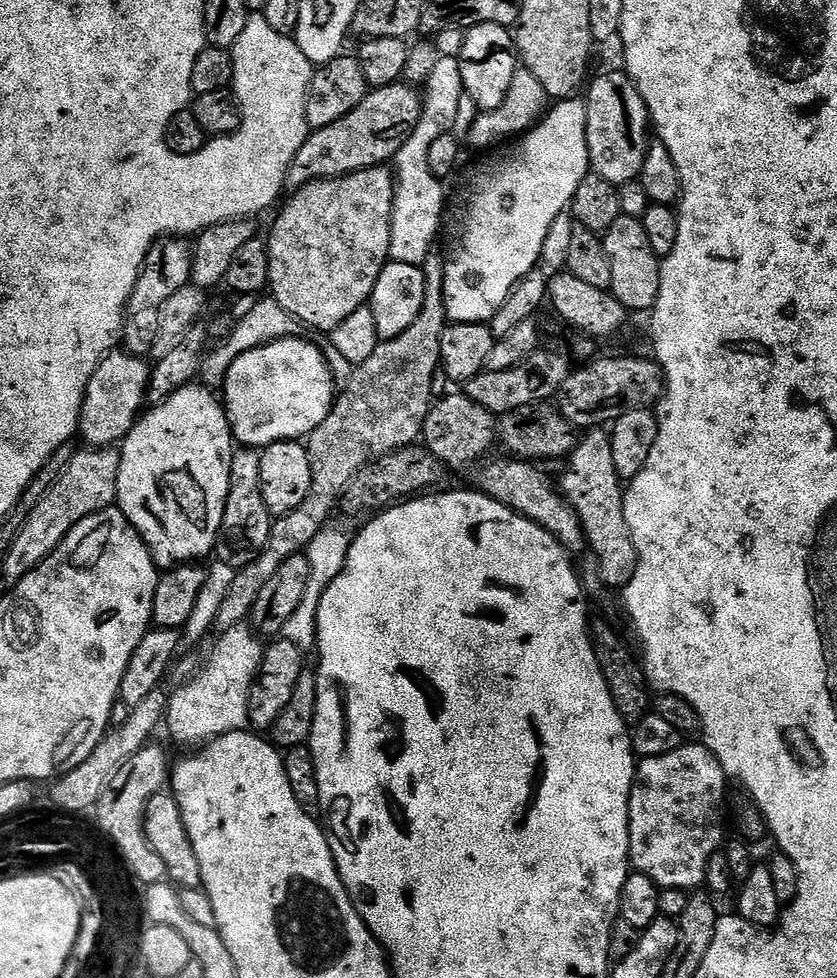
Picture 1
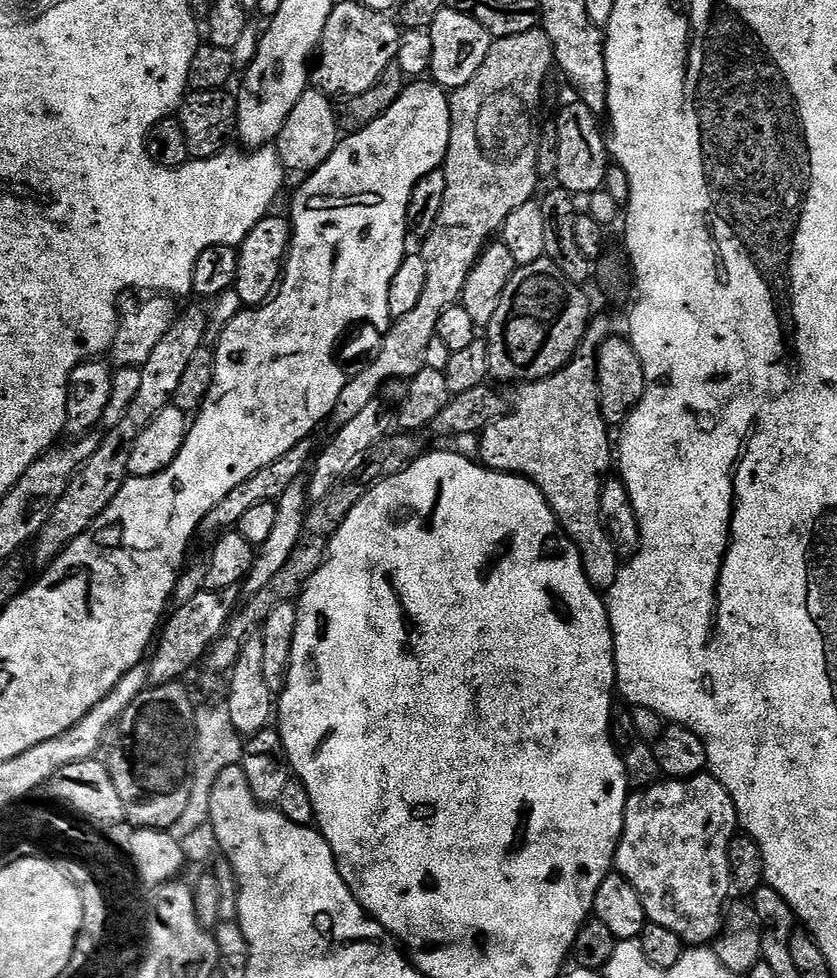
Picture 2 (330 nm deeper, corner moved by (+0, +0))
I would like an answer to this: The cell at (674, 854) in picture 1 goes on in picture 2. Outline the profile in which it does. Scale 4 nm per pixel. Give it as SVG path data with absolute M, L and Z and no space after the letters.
M701 774L698 776L691 776L689 780L673 780L671 778L661 779L659 784L655 784L654 786L650 786L649 788L641 788L639 790L633 791L628 798L628 805L626 806L626 810L624 811L624 833L620 836L620 844L616 847L616 859L614 861L614 868L619 875L622 875L626 878L626 882L630 882L630 886L634 886L634 890L638 890L638 898L642 898L642 906L644 907L645 917L651 923L657 924L658 926L666 926L666 930L670 930L673 934L678 934L678 938L682 938L685 942L685 945L688 946L708 946L713 943L713 940L717 935L721 932L721 925L724 923L724 915L726 911L726 905L729 903L730 898L728 895L733 895L734 889L732 887L732 875L730 874L730 858L728 857L728 847L730 846L730 842L732 841L733 836L737 835L738 832L738 821L736 818L736 807L734 806L734 802L730 798L730 794L726 789L722 787L721 784L718 783L716 779L714 779L711 774Z

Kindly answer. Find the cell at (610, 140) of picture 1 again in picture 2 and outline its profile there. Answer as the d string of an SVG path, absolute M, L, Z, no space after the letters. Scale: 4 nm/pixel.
M571 102L554 120L558 138L558 170L555 183L573 194L591 194L601 191L610 167L610 148L606 136L600 133L601 121L590 110L590 106Z

